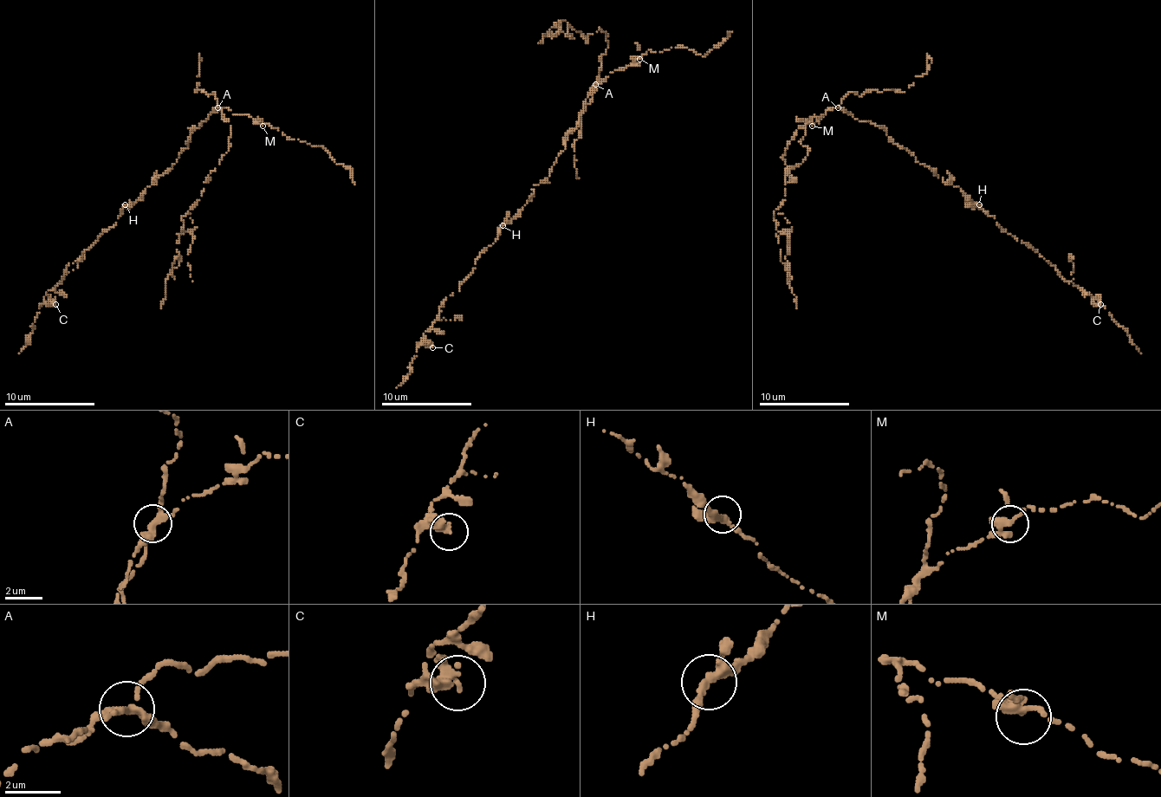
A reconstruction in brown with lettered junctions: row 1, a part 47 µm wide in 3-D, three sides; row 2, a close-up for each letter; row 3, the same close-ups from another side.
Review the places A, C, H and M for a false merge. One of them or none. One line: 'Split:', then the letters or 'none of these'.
Split: A

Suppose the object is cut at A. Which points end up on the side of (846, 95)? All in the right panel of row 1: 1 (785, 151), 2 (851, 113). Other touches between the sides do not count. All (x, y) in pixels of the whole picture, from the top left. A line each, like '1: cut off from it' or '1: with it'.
1: with it
2: cut off from it

